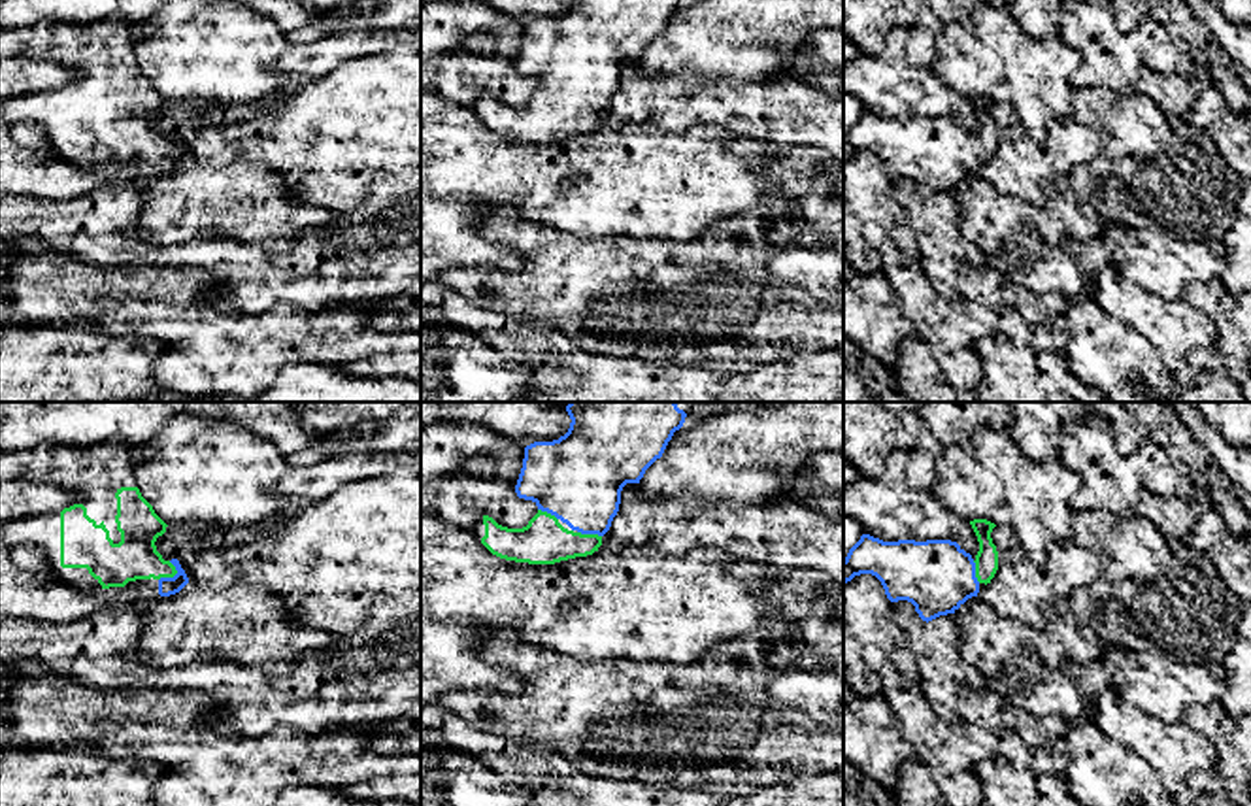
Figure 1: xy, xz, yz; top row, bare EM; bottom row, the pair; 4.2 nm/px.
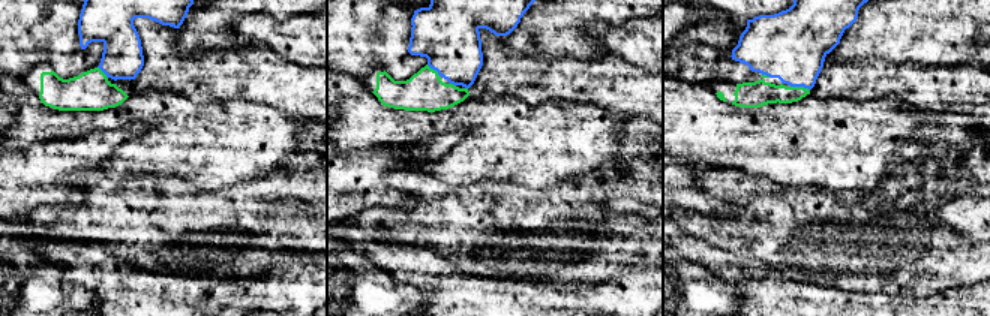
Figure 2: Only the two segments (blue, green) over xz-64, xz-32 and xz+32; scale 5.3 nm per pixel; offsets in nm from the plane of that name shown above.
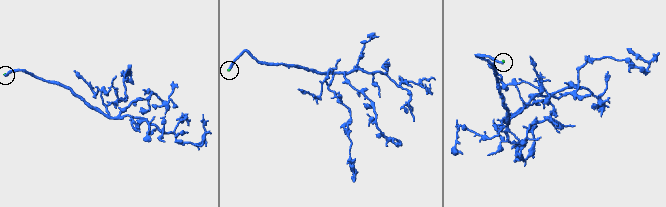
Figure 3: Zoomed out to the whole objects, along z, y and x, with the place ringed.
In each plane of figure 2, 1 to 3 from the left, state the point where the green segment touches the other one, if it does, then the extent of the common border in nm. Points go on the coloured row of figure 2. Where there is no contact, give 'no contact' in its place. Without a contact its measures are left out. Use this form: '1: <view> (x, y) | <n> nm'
1: xz-64 (102, 71) | 90 nm
2: xz-32 (434, 69) | 100 nm
3: xz+32 (800, 86) | 120 nm

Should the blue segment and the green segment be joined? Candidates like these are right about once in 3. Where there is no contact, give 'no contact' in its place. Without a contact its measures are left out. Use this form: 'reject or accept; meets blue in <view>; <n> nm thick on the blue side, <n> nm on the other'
accept; meets blue in xy; 80 nm thick on the blue side, 190 nm on the other

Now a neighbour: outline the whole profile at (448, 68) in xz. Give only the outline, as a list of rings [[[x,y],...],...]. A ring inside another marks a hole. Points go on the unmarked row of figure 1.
[[[430,0],[421,4],[421,94],[472,106],[489,92],[508,106],[523,106],[536,92],[532,77],[519,76],[515,62],[525,25],[509,13],[472,0]],[[474,36],[496,42],[492,55],[464,47]]]

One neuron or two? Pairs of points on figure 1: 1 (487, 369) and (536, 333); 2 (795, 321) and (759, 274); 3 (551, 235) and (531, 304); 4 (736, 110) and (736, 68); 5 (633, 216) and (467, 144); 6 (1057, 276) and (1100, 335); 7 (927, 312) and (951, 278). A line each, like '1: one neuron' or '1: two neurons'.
1: two neurons
2: one neuron
3: one neuron
4: two neurons
5: one neuron
6: two neurons
7: two neurons

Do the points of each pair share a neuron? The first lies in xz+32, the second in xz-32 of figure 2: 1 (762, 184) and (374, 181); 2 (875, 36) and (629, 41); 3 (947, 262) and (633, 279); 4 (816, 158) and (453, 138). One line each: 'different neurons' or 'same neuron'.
1: different neurons
2: different neurons
3: different neurons
4: different neurons

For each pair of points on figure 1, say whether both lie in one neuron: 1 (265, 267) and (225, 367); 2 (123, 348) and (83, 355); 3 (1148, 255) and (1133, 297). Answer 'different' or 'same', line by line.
1: different
2: same
3: different

